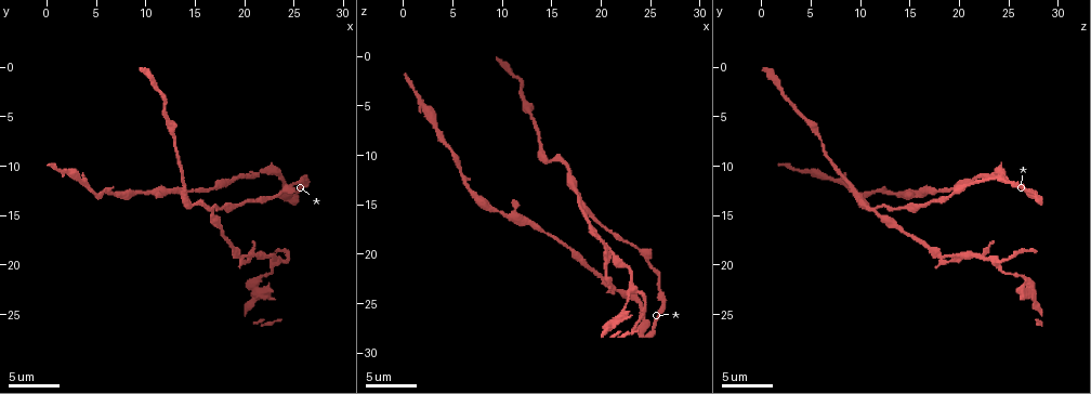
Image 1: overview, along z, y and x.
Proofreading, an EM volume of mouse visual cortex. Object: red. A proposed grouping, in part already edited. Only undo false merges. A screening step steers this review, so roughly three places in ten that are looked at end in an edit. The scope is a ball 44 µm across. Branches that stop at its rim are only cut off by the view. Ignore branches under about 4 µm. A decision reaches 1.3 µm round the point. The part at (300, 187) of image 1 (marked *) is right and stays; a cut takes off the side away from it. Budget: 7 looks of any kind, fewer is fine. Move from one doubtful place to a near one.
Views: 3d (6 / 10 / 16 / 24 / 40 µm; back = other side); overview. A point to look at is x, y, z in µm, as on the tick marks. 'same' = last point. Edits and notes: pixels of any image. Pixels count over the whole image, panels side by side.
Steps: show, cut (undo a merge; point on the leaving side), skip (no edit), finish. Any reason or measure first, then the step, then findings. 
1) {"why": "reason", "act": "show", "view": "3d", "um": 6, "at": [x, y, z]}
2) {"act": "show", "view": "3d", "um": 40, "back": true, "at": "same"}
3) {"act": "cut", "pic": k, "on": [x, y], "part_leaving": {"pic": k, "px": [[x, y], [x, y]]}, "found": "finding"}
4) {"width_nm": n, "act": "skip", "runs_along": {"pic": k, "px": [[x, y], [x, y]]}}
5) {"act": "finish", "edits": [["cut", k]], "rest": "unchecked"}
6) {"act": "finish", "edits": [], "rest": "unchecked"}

{"act": "show", "view": "3d", "um": 6, "at": [23.2, 19.6, 23.8]}

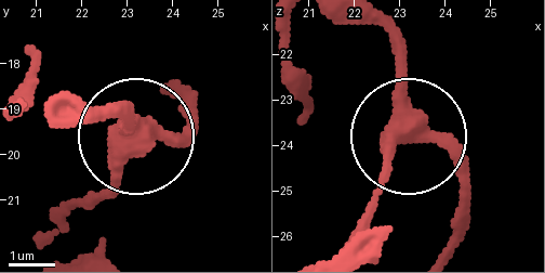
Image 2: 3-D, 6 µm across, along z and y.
{"why": "other side", "act": "show", "view": "3d", "um": 6, "back": true, "at": [23.25, 19.70, 23.75]}

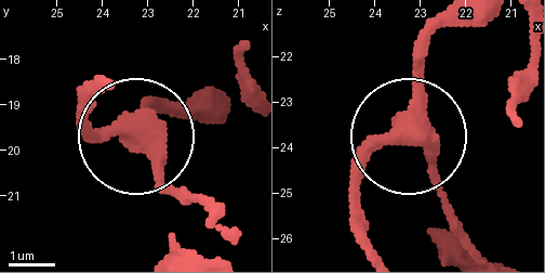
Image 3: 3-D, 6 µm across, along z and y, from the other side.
{"width_nm": 410, "act": "skip", "found": "one neuron here"}

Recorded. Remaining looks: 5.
{"why": "three arms meet", "act": "show", "view": "3d", "um": 10, "at": [16.6, 14.6, 11.4]}

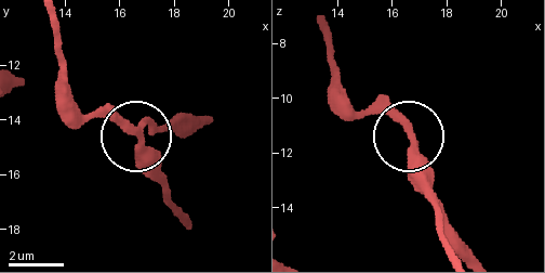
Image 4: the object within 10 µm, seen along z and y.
{"why": "other side", "act": "show", "view": "3d", "um": 10, "back": true, "at": [16.8, 14.5, 11.4]}

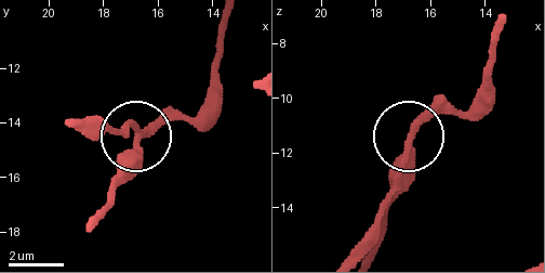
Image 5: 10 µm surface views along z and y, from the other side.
{"act": "skip", "runs_along": {"pic": 5, "px": [[347, 255], [375, 220], [408, 138], [480, 96]]}, "found": "continuous, no second neuron"}

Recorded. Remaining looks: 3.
{"why": "sudden change in width", "act": "show", "view": "3d", "um": 10, "at": [9.0, 12.8, 15.2]}

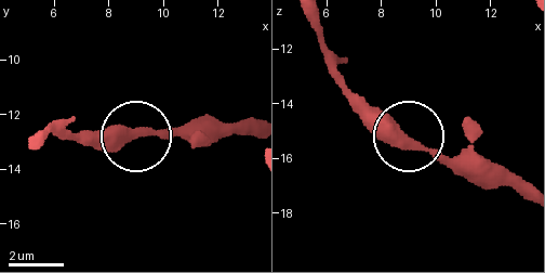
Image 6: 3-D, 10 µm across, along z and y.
{"act": "skip", "found": "continuous, no second neuron"}

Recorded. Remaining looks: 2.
{"why": "thick turns thin", "act": "show", "view": "3d", "um": 10, "at": [12.6, 6.8, 5.6]}

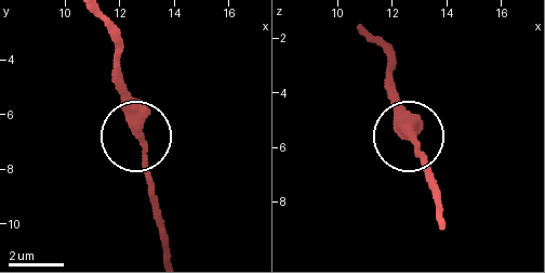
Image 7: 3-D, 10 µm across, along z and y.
{"act": "skip", "runs_along": {"pic": 7, "px": [[441, 224], [441, 204], [407, 131], [393, 73]]}, "found": "all the same neuron"}

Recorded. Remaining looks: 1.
{"act": "finish", "edits": [], "rest": "unchecked"}

